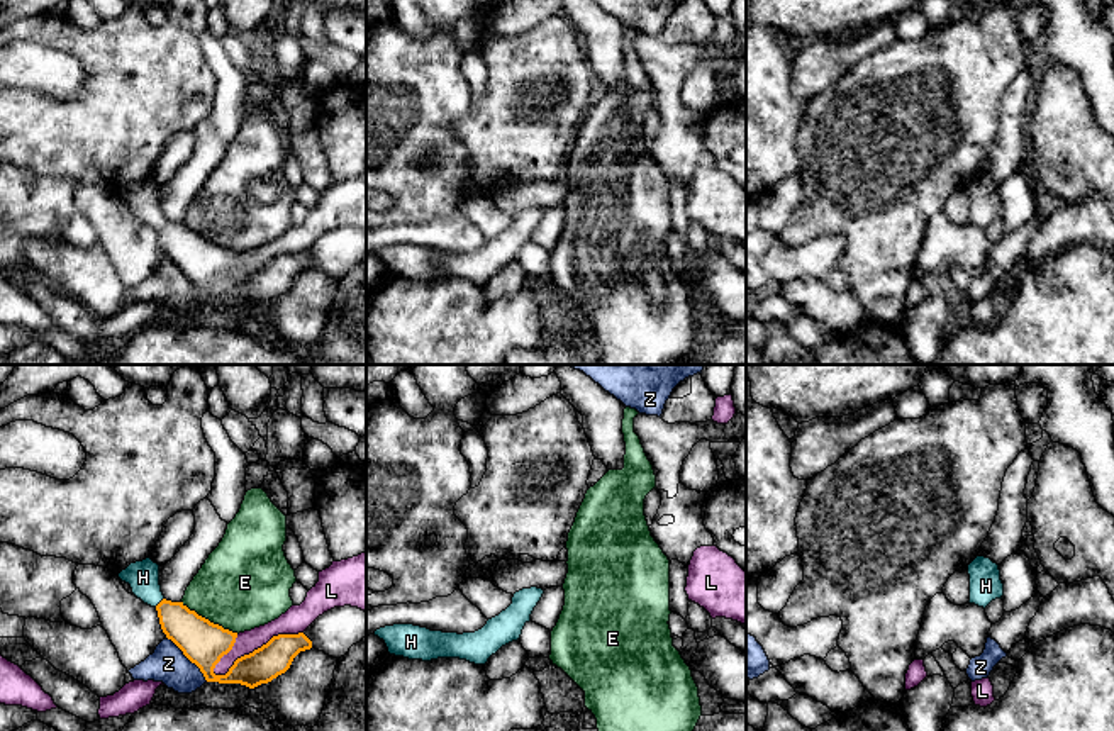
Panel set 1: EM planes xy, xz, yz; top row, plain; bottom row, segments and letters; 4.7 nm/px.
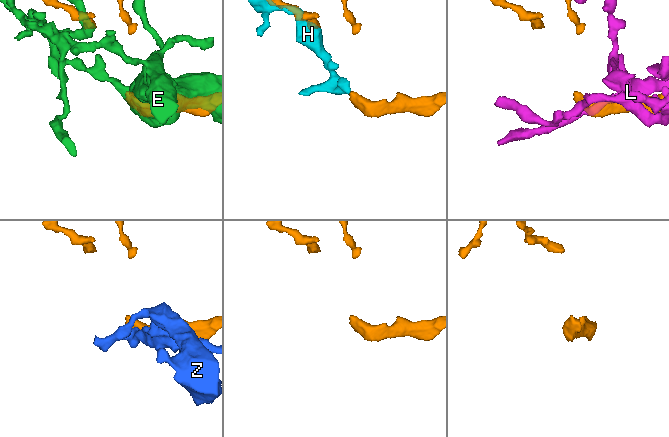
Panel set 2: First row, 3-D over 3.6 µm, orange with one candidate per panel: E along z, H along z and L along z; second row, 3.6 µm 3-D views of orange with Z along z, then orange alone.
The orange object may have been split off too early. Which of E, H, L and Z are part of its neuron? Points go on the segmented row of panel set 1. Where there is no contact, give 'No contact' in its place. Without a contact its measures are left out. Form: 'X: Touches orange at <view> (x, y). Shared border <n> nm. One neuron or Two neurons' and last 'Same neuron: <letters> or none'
E: Touches orange at xy (209, 621). Shared border 320 nm. Two neurons
H: Touches orange at xy (160, 602). Shared border 60 nm. One neuron
L: Touches orange at xy (258, 648). Shared border 480 nm. Two neurons
Z: Touches orange at xy (189, 658). Shared border 300 nm. Two neurons
Same neuron: H

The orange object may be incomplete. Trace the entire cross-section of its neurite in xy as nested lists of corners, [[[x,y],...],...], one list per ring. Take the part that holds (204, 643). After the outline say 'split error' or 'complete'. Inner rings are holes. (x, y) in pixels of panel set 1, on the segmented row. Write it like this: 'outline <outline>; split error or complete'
outline [[[151,558],[131,563],[119,578],[131,585],[137,599],[158,611],[166,638],[200,668],[207,682],[254,689],[285,673],[300,651],[312,648],[312,641],[304,633],[278,634],[253,653],[237,658],[226,675],[215,675],[215,665],[232,650],[237,633],[210,622],[183,602],[166,600],[159,585],[159,565]]]; split error

